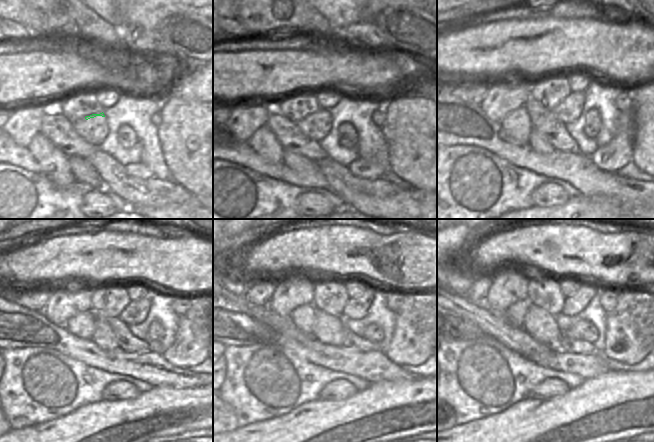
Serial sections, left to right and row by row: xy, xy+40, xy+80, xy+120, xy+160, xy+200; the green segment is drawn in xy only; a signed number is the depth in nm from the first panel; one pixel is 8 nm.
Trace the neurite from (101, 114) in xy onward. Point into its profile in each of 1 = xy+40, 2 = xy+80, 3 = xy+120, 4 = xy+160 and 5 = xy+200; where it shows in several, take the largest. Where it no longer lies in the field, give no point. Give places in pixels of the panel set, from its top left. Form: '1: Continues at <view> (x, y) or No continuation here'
1: Continues at xy+40 (323, 113)
2: Continues at xy+80 (553, 112)
3: Continues at xy+120 (104, 334)
4: Continues at xy+160 (328, 330)
5: Continues at xy+200 (538, 323).

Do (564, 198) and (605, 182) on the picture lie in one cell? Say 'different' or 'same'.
same

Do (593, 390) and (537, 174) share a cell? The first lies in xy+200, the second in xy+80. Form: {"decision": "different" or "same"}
{"decision": "different"}

